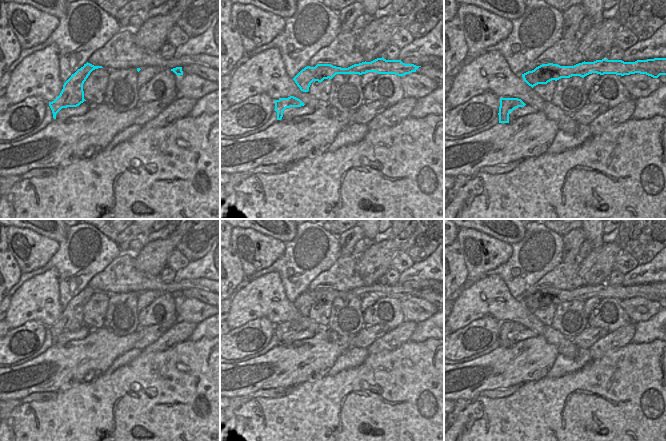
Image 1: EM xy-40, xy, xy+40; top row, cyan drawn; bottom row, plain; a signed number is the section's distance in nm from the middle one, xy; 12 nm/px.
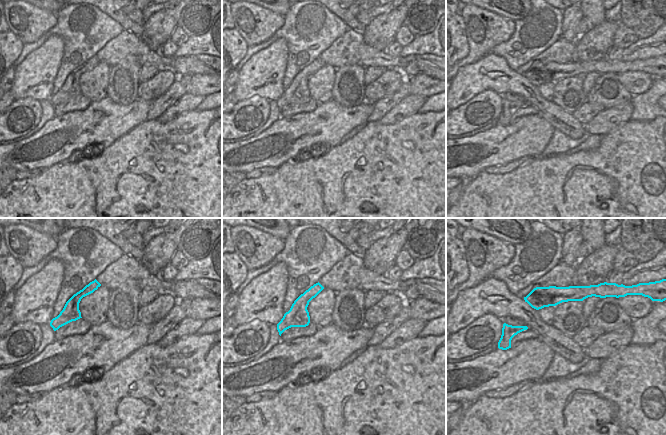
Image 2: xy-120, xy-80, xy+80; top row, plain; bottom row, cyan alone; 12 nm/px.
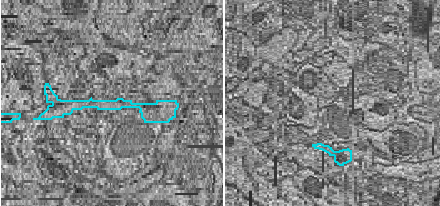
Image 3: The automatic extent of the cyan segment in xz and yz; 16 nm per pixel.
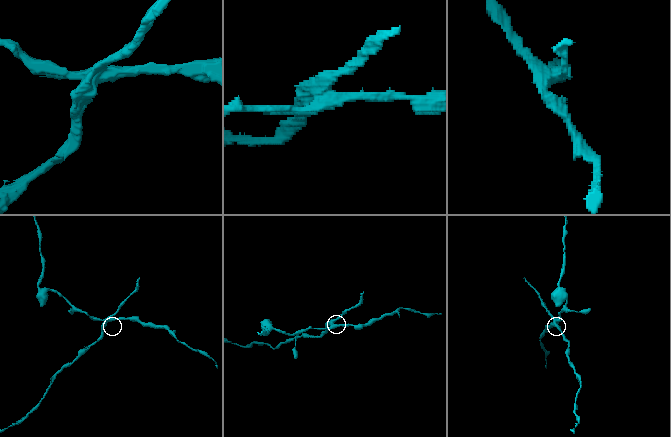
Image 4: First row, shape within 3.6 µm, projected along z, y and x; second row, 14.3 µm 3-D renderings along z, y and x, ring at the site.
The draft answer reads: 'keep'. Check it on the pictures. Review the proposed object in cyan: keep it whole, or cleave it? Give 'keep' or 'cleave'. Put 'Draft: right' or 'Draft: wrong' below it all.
cleave
Draft: wrong

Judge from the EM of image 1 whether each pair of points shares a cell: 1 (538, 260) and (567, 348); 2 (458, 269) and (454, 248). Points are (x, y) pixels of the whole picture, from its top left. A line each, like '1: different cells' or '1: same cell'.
1: different cells
2: same cell

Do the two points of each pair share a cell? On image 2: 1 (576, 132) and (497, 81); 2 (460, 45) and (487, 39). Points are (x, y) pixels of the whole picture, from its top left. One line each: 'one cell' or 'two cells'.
1: one cell
2: two cells

